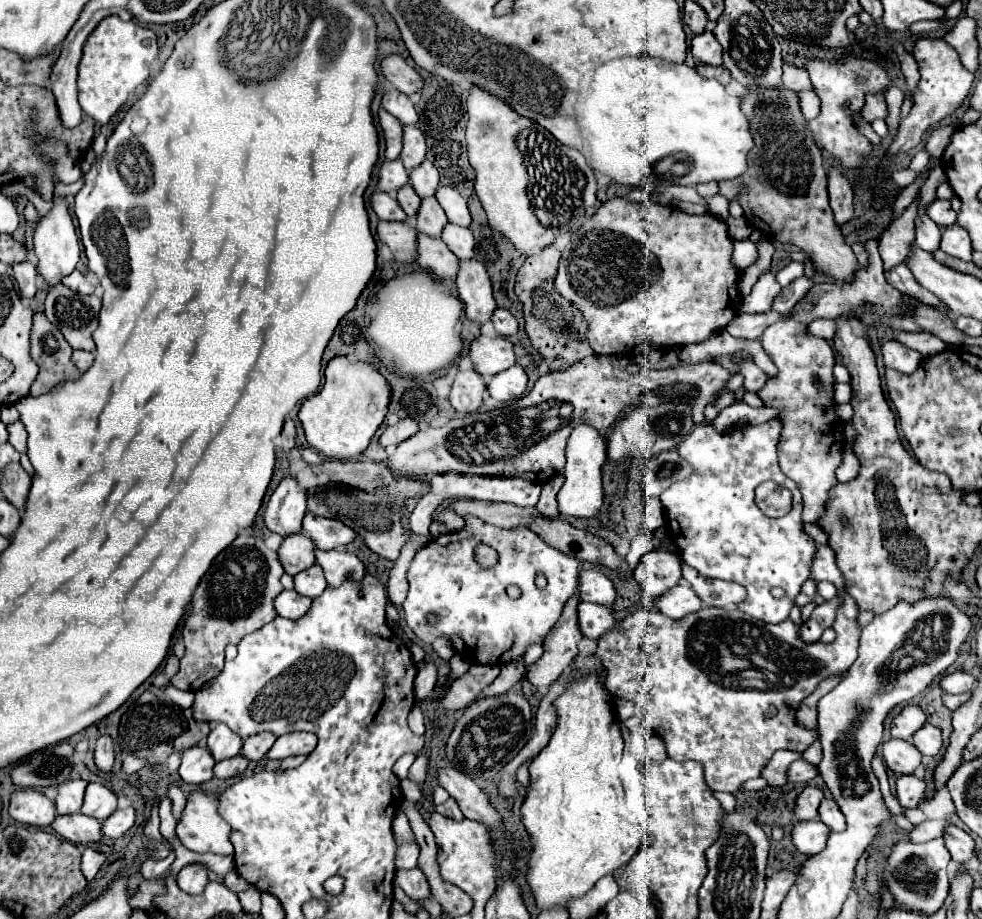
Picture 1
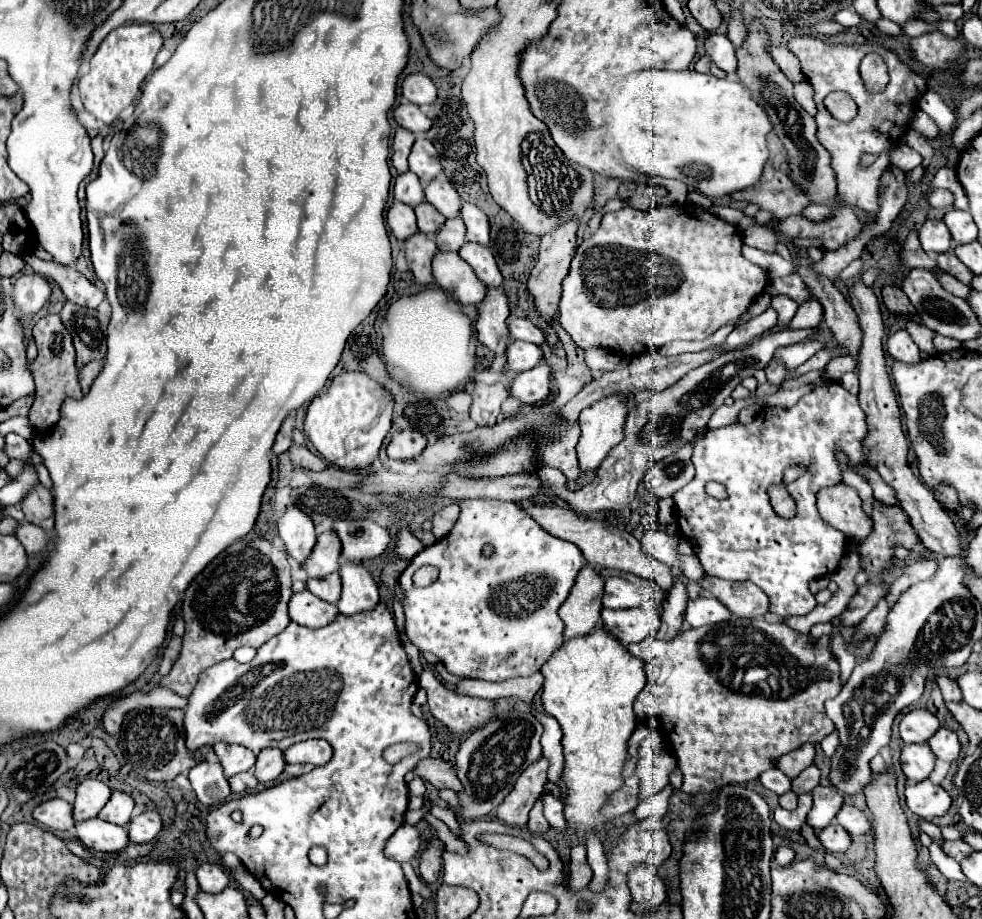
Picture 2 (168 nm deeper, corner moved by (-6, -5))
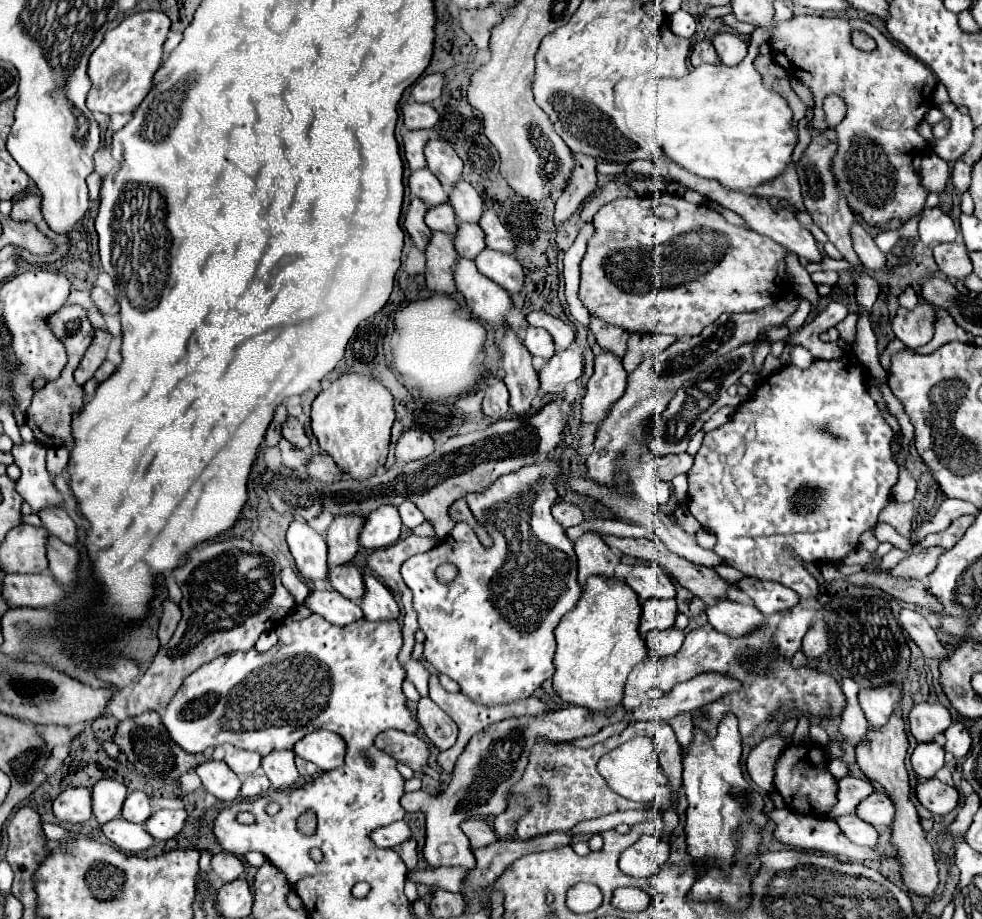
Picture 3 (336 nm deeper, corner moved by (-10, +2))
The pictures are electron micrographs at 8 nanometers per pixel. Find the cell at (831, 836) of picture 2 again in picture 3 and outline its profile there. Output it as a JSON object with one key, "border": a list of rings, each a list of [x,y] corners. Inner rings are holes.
{"border":[[[847,814],[847,816],[841,816],[837,820],[841,832],[855,844],[859,846],[877,846],[877,838],[879,838],[879,832],[867,824],[865,820],[861,820],[857,814]]]}

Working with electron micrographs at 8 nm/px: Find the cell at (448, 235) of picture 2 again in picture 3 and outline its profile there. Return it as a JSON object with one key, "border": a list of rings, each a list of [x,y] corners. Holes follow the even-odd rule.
{"border":[[[467,222],[459,224],[457,236],[455,236],[455,250],[459,252],[461,258],[473,260],[485,248],[487,248],[485,234],[479,228],[479,224],[467,224]]]}

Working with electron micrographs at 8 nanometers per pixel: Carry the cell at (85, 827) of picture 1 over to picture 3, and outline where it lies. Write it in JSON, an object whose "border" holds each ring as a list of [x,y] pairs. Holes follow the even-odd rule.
{"border":[[[123,818],[111,820],[103,826],[103,834],[123,852],[127,854],[139,854],[153,846],[153,836],[145,830],[145,826],[131,824]]]}

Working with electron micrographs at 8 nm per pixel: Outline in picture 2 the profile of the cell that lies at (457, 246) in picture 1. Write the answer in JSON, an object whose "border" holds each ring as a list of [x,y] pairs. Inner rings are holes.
{"border":[[[467,241],[467,243],[463,243],[463,249],[459,249],[459,257],[473,267],[475,275],[485,285],[495,285],[495,287],[501,285],[503,277],[501,277],[497,263],[495,263],[495,259],[487,247],[479,247],[477,243]]]}

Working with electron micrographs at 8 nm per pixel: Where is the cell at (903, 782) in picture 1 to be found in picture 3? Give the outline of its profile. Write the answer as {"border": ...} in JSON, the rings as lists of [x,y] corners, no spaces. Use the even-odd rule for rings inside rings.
{"border":[[[939,778],[921,780],[917,786],[917,798],[931,814],[949,814],[959,802],[957,790]]]}

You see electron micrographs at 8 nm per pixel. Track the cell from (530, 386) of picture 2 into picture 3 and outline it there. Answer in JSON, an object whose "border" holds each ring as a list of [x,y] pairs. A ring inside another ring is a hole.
{"border":[[[573,348],[557,352],[539,372],[541,392],[561,394],[569,382],[575,382],[583,374],[583,366],[585,362],[581,352]]]}

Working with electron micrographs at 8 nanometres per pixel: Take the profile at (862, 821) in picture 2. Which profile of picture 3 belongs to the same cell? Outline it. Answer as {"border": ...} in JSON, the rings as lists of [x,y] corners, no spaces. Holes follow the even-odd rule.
{"border":[[[875,792],[857,806],[857,816],[869,824],[875,824],[877,830],[885,830],[891,826],[895,816],[895,804],[887,796],[887,792]]]}

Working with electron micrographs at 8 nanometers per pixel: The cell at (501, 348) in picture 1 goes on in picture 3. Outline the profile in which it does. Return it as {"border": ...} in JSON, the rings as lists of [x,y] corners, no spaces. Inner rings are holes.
{"border":[[[529,326],[527,328],[527,336],[525,336],[525,346],[533,356],[543,356],[543,358],[551,358],[555,354],[553,348],[553,340],[551,336],[543,330],[543,328],[535,328]]]}

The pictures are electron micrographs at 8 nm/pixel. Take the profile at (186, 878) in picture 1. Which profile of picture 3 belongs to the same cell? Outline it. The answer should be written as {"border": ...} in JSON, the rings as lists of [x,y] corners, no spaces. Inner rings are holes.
{"border":[[[229,852],[215,854],[211,860],[211,868],[223,882],[231,882],[243,874],[241,858],[237,858],[235,854],[229,854]]]}

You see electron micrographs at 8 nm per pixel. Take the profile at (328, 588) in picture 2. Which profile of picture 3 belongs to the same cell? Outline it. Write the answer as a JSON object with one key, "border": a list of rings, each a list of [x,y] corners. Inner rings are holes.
{"border":[[[341,564],[329,570],[329,586],[335,588],[339,594],[353,602],[361,602],[363,598],[363,574],[355,564]]]}

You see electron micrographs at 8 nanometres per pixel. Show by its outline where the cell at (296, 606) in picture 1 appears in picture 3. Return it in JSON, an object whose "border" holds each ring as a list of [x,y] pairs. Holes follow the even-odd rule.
{"border":[[[315,590],[307,596],[305,604],[335,626],[347,626],[363,618],[363,610],[359,608],[359,604],[347,600],[345,596],[339,596],[339,592],[335,590]]]}

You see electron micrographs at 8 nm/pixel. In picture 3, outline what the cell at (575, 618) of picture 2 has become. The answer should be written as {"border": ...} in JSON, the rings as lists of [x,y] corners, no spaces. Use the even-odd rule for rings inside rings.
{"border":[[[583,532],[575,542],[573,548],[579,558],[579,582],[585,586],[585,580],[591,574],[613,576],[619,558],[615,552],[603,542],[599,532]]]}

